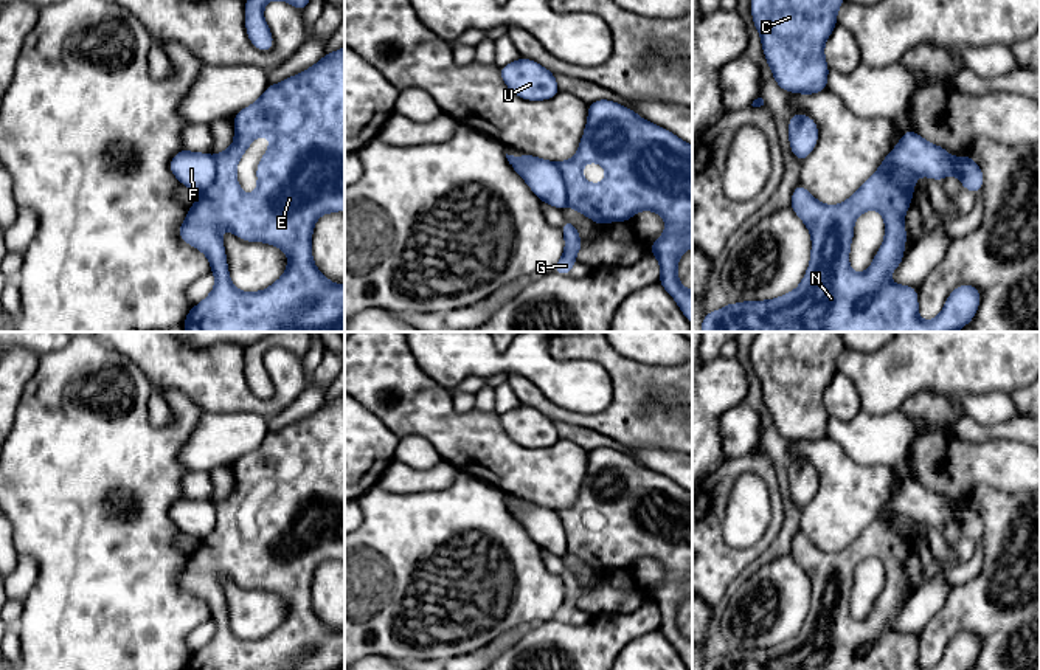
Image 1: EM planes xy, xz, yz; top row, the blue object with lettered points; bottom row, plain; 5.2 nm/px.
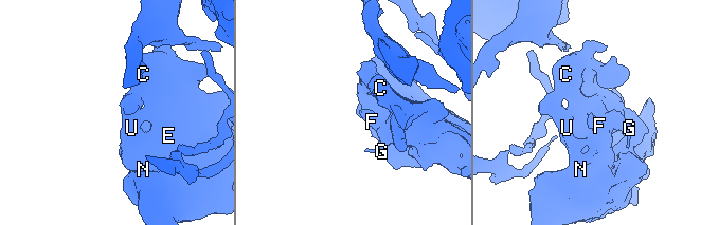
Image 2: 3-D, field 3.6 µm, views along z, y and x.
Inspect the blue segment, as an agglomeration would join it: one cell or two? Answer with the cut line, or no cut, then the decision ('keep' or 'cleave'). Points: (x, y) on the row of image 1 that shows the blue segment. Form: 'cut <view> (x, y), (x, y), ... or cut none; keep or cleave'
cut none; keep

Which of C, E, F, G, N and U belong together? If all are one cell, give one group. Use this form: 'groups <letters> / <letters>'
groups C E F G N U

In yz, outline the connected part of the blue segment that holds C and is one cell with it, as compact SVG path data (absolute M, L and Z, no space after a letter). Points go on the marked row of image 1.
M751 0L764 56L781 90L813 95L827 90L824 43L844 0Z

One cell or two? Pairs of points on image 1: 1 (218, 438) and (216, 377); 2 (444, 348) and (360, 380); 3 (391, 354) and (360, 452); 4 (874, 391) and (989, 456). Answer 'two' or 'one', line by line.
1: two
2: two
3: two
4: two

